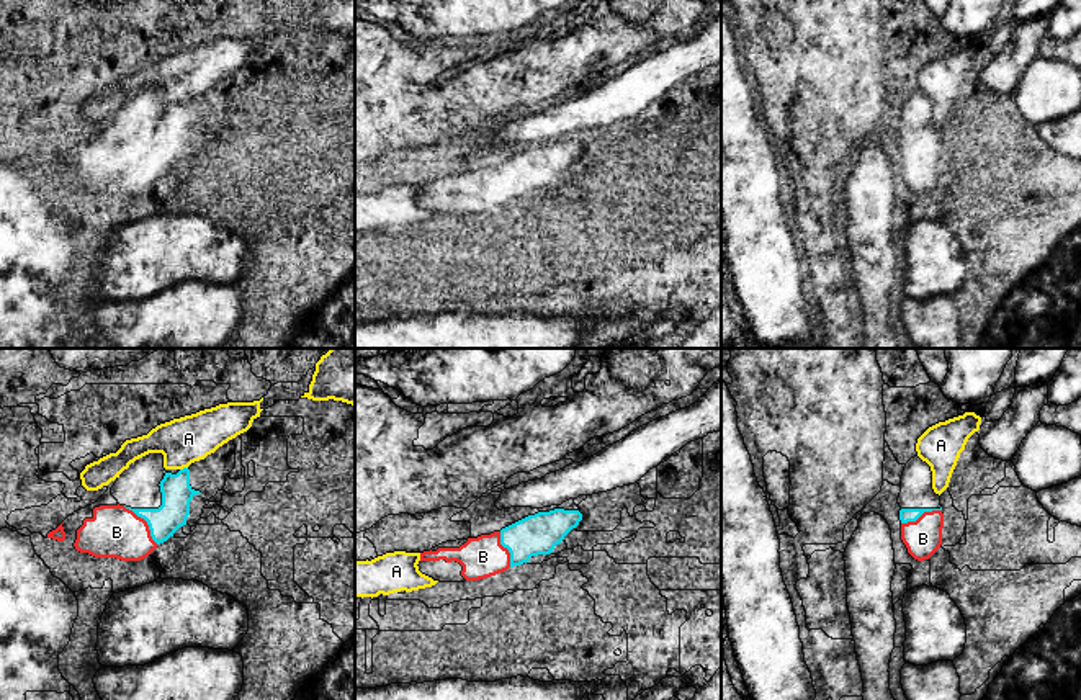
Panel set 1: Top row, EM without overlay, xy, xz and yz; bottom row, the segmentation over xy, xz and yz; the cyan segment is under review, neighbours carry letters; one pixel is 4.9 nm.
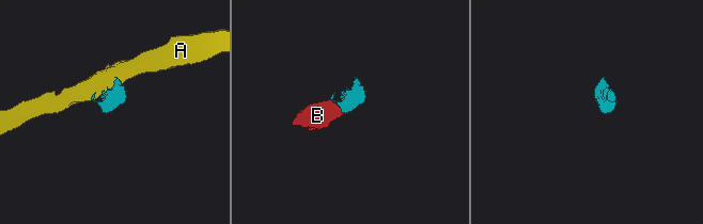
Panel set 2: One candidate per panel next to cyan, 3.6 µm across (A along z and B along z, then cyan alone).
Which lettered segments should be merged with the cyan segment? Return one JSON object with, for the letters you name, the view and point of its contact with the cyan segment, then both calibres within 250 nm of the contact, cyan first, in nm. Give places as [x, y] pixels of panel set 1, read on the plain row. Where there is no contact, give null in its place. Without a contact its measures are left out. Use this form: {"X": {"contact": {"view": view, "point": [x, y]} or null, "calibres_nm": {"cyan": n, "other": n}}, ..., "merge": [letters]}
{"B": {"contact": {"view": "xy", "point": [146, 154]}, "calibres_nm": {"cyan": 150, "other": 260}}, "merge": ["B"]}

